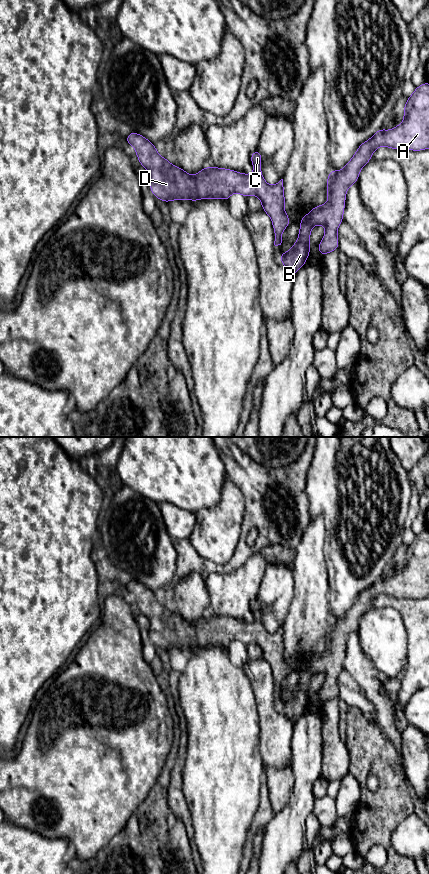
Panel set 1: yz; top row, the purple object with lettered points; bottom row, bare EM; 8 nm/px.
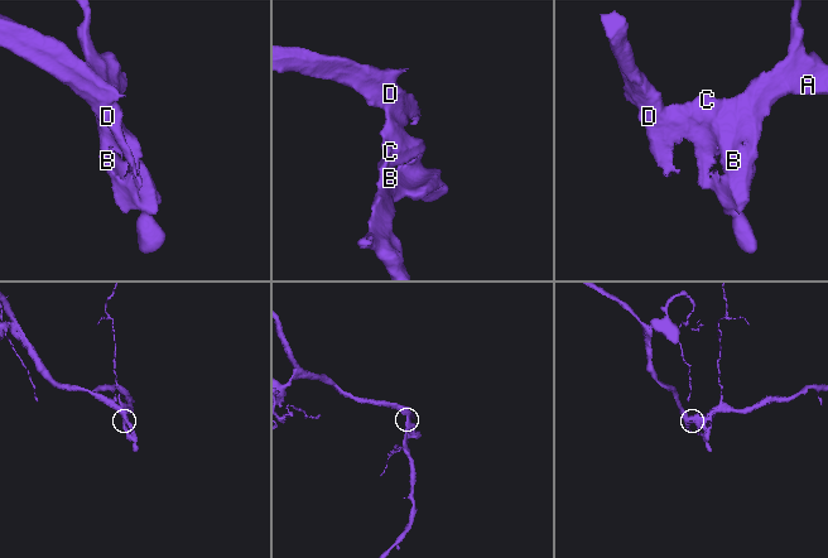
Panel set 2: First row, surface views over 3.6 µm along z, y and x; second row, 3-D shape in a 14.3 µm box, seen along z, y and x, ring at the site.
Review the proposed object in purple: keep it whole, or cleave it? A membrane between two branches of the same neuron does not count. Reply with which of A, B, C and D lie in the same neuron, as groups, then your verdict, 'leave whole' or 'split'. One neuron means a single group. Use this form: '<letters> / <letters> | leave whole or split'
A B C D | leave whole

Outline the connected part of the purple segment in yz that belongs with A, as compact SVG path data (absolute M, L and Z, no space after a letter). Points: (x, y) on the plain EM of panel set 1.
M429 530L415 536L413 542L407 546L406 553L403 556L404 568L393 577L386 579L383 575L378 578L369 588L363 590L351 608L340 618L330 617L330 623L327 625L326 638L328 641L328 650L326 653L318 653L310 658L308 663L304 663L300 670L300 679L296 691L287 701L281 699L280 707L294 725L298 718L306 711L310 701L310 681L314 673L323 672L325 682L318 699L322 704L339 696L337 678L343 669L343 660L345 657L346 640L352 632L358 629L360 618L371 608L372 601L380 594L386 594L396 598L414 598L421 599L429 596Z

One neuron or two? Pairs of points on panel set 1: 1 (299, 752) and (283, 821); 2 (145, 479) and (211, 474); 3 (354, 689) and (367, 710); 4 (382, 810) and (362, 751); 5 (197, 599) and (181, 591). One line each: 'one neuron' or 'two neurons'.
1: one neuron
2: one neuron
3: one neuron
4: one neuron
5: one neuron

